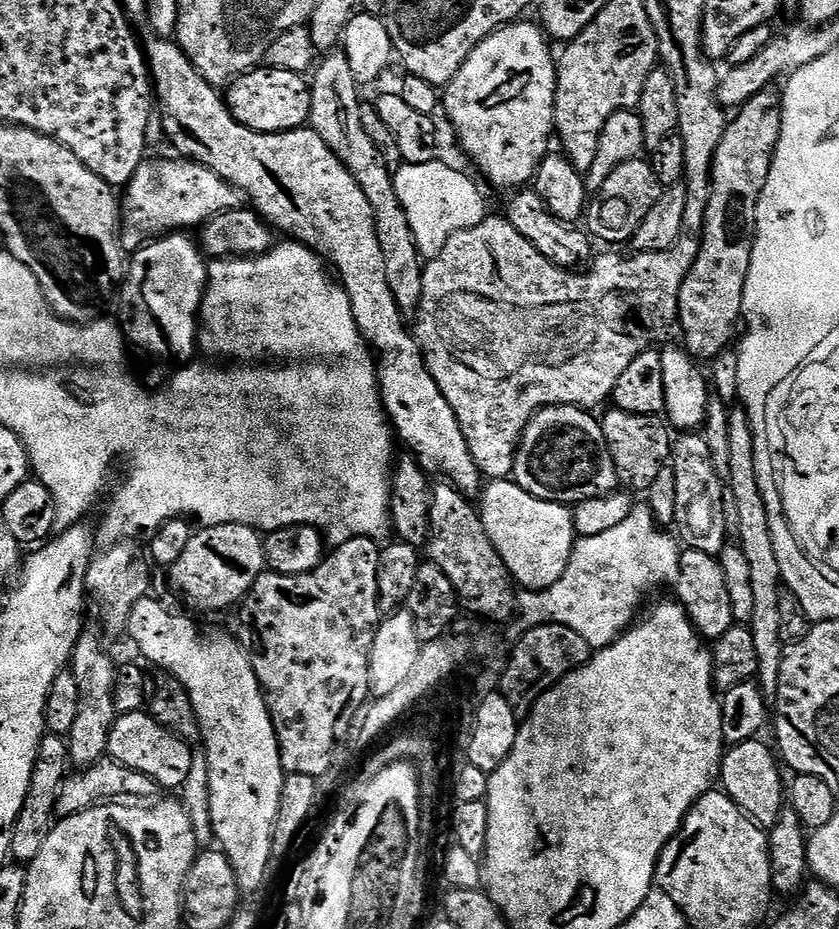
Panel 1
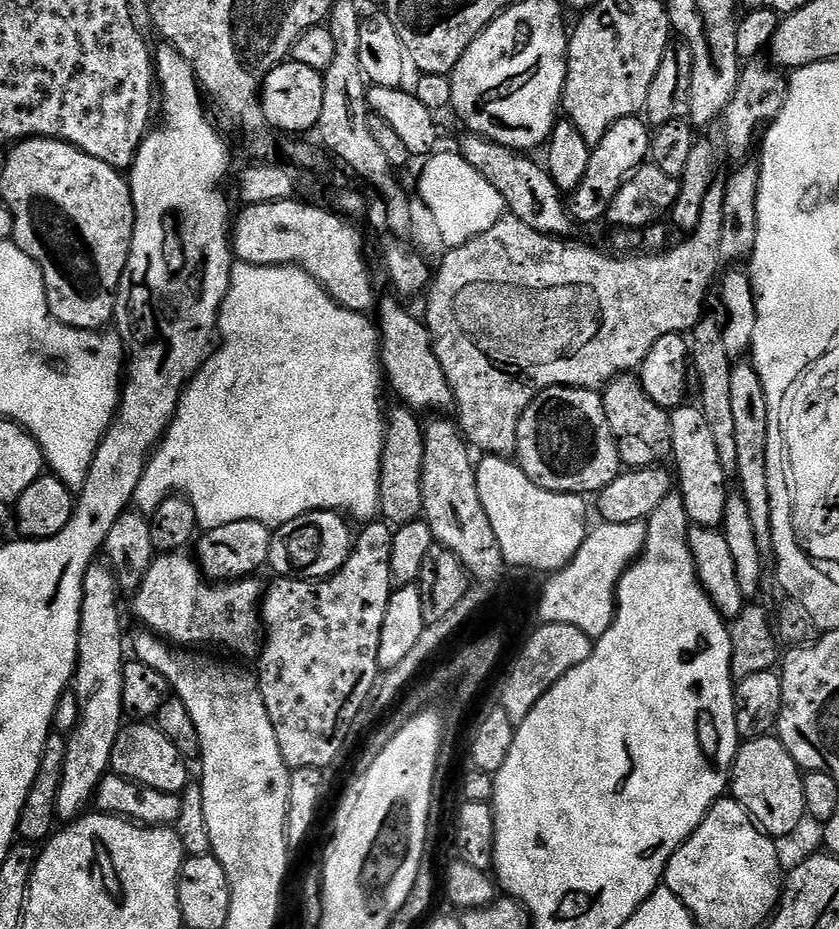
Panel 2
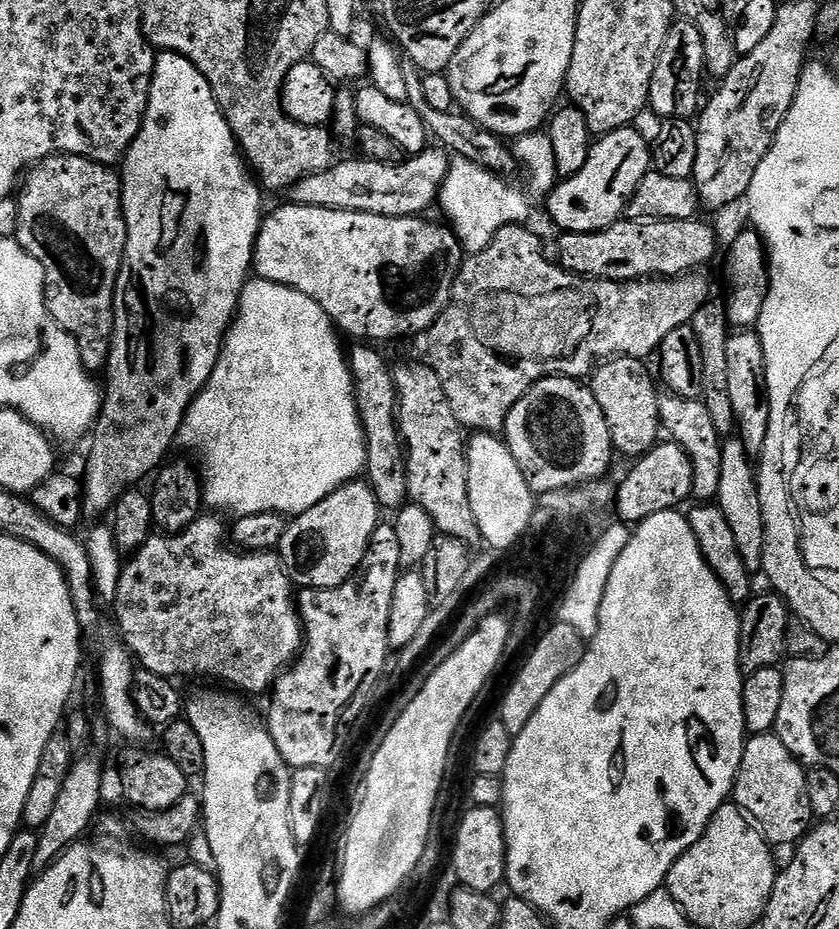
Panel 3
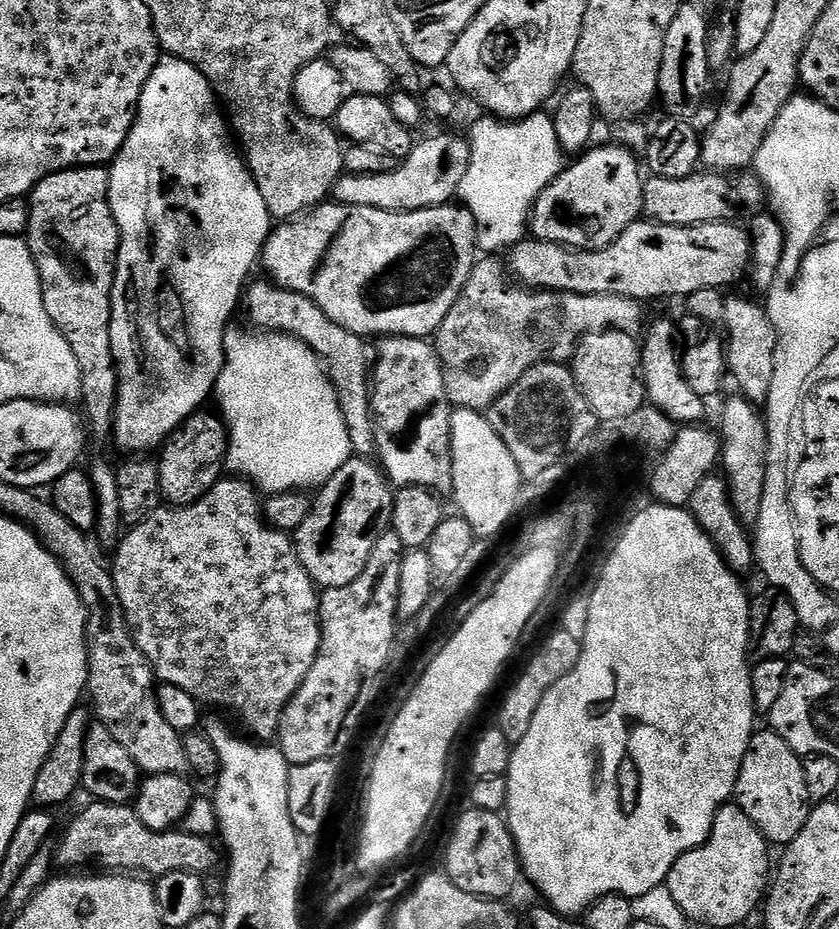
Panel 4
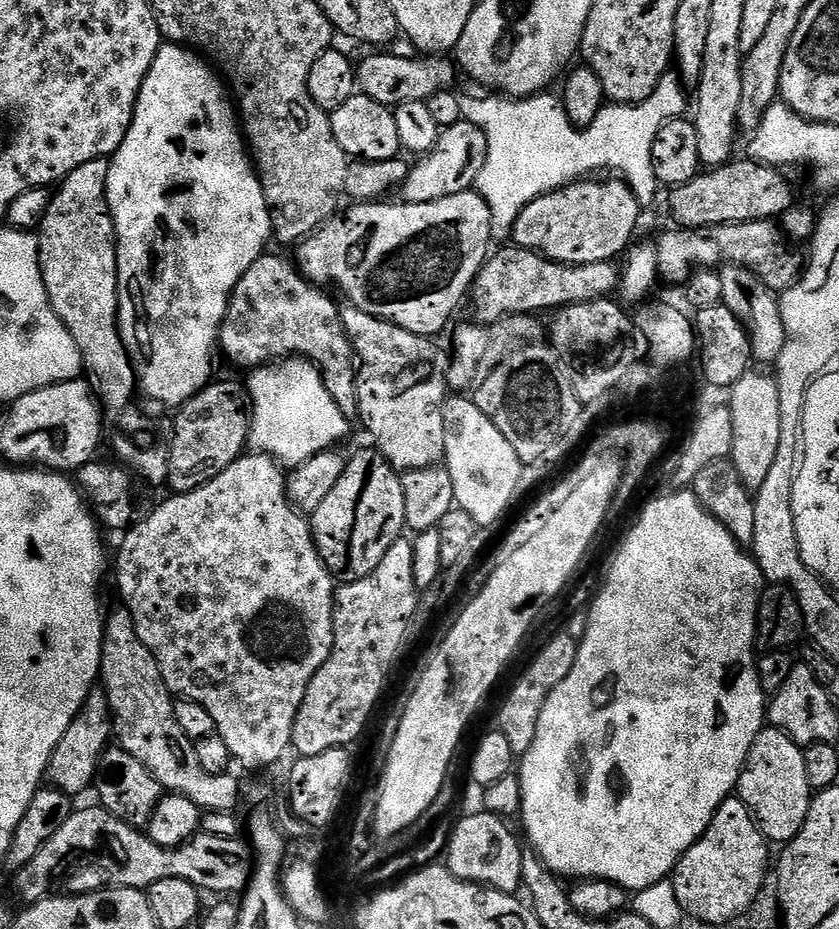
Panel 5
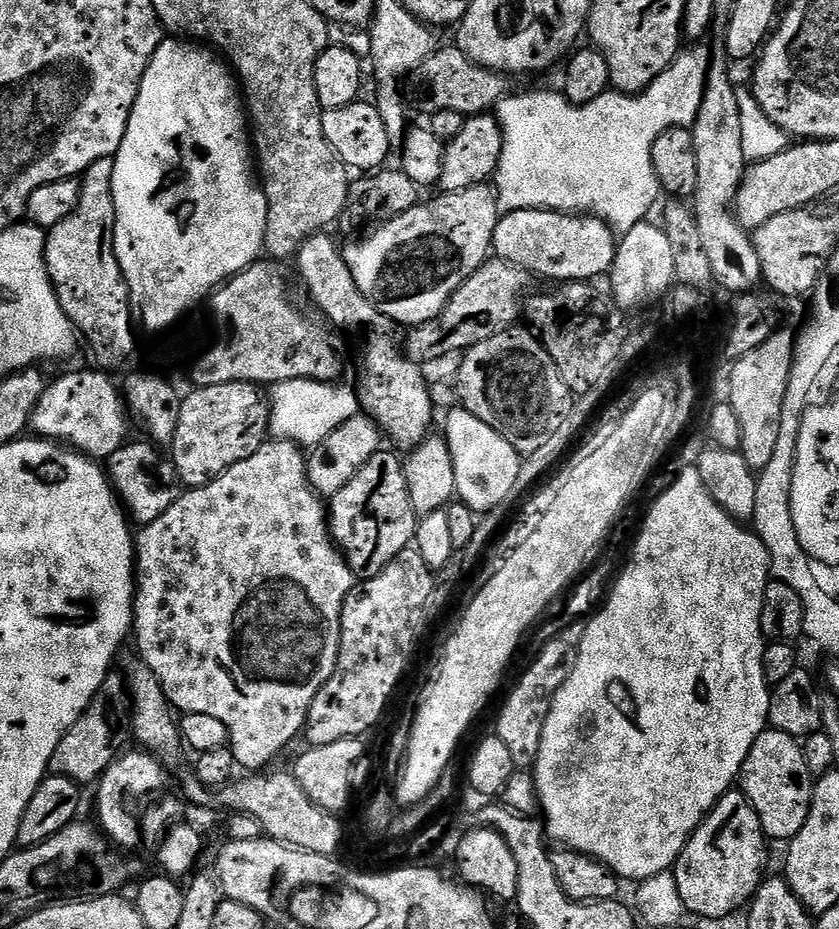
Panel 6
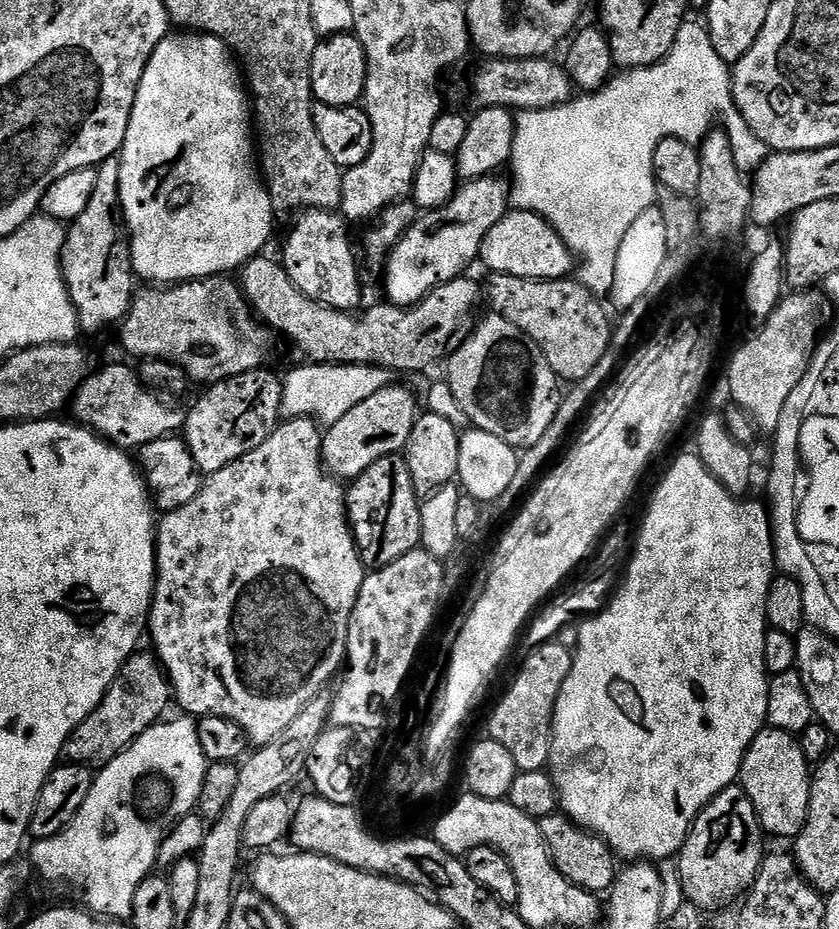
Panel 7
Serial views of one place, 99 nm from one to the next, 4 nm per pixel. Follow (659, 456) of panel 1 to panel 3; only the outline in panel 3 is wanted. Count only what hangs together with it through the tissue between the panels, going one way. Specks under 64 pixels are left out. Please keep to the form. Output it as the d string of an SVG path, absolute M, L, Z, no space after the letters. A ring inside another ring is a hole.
M616 356L603 361L590 377L594 398L598 398L598 406L602 406L602 414L606 414L606 426L610 426L613 449L619 455L621 452L624 456L632 456L631 458L639 458L649 452L656 447L662 436L662 392L653 369L651 372L644 364L647 363L643 359L634 356Z

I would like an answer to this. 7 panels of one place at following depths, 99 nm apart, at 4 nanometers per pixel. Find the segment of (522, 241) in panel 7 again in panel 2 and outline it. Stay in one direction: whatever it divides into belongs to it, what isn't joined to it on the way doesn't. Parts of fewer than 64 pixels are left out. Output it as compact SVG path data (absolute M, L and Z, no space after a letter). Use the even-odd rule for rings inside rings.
M640 116L614 122L614 126L606 130L606 138L602 138L602 142L592 148L586 174L580 185L570 193L571 215L584 224L592 224L595 220L603 221L610 210L610 202L614 202L614 194L618 194L618 190L622 190L633 172L649 159L651 147L652 132Z

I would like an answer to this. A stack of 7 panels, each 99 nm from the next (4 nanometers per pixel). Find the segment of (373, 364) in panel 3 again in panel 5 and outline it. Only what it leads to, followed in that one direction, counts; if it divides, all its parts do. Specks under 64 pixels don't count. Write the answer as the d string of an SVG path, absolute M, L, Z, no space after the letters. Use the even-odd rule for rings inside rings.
M265 254L257 258L254 266L246 270L246 274L242 274L238 286L228 299L226 318L222 322L218 337L219 347L222 352L224 348L230 363L237 364L240 368L248 368L247 370L255 370L271 365L273 362L283 361L286 354L307 360L320 373L320 381L324 383L330 398L334 398L334 402L340 407L344 417L350 422L355 421L358 416L356 411L356 360L352 343L348 340L343 322L340 321L338 304L335 304L324 293L327 291L323 287L305 279L293 261L288 260L283 260L280 256Z

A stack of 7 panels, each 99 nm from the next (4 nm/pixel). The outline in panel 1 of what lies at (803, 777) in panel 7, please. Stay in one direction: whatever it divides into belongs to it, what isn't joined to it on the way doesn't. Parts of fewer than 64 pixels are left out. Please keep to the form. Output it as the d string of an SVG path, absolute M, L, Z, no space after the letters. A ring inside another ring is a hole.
M757 738L731 745L725 751L719 779L722 781L723 791L728 793L728 797L741 810L761 828L770 830L780 821L780 814L786 808L786 780L784 784L784 776L780 773L782 764L773 745L763 744L762 741L763 739Z

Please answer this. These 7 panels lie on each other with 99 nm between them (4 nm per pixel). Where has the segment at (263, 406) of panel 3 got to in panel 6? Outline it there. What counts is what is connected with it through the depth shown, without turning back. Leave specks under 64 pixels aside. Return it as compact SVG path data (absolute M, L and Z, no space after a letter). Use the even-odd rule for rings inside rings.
M287 380L281 384L275 385L270 392L270 432L273 437L283 438L285 440L293 440L295 444L301 446L315 446L323 442L334 430L338 430L338 426L342 426L342 422L346 422L350 417L357 415L361 411L360 398L355 387L344 385L344 382L321 382L319 380Z

